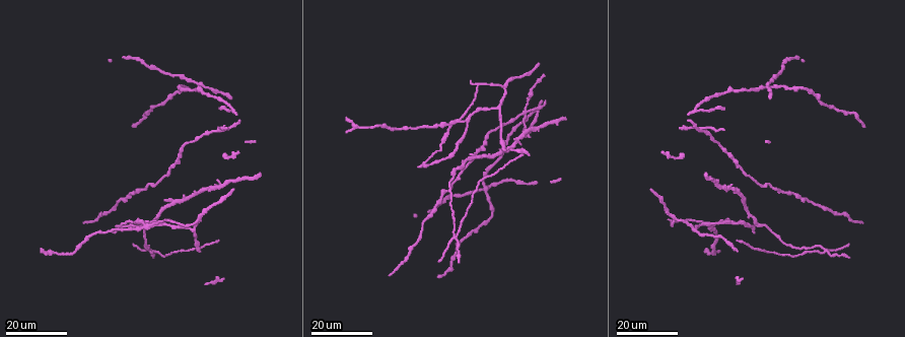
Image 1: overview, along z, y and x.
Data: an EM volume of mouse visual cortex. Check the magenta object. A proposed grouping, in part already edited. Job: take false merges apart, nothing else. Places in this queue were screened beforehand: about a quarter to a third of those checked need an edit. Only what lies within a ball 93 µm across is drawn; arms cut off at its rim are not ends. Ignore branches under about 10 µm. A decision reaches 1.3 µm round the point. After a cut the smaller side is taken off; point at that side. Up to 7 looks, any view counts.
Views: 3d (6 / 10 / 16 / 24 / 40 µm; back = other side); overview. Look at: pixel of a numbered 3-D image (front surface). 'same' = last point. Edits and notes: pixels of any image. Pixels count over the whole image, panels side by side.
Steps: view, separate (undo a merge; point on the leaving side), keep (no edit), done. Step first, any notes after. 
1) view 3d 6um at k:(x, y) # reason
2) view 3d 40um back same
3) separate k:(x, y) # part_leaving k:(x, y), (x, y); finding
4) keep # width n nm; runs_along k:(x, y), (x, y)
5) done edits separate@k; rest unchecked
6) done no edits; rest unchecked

view 3d 24um at 1:(709, 224) # calibre changes

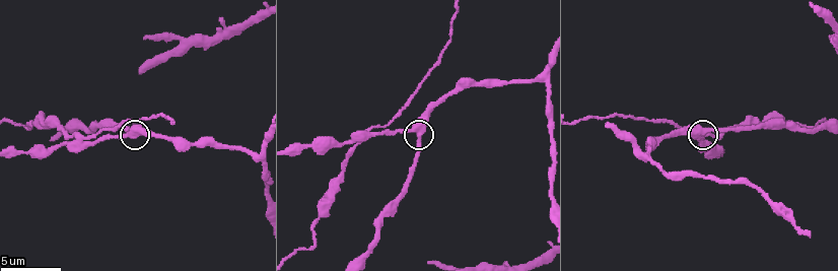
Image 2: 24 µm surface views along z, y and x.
view 3d 10um at 2:(419, 140) # closer look

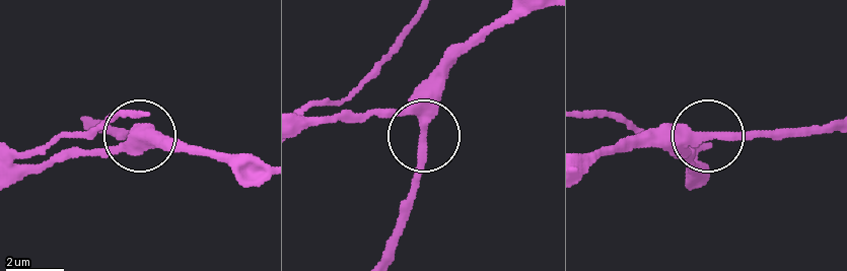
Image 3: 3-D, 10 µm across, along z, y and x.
view 3d 10um back at 3:(425, 132)

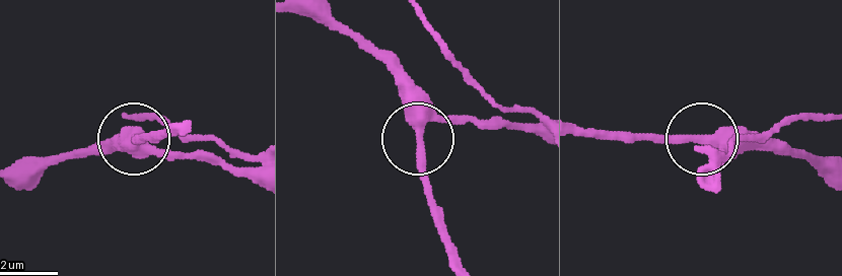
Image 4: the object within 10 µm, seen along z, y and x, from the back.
keep # one cell here

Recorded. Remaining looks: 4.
view 3d 6um at 2:(350, 143) # thin arm on a thick one

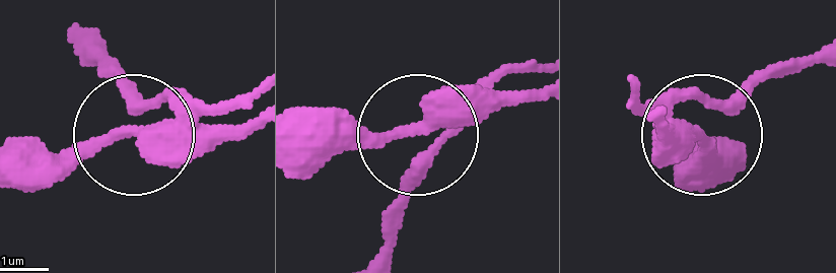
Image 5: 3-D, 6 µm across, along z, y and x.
view 3d 6um back at 5:(134, 132)

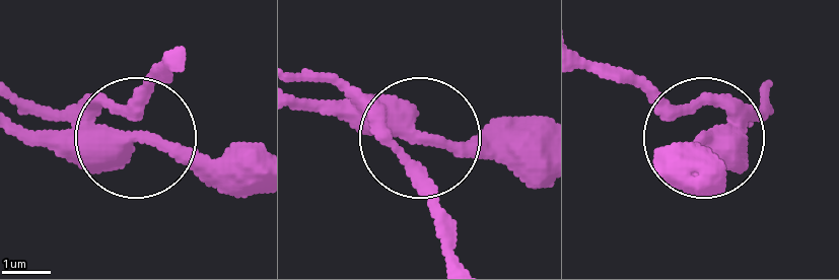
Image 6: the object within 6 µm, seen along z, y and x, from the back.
keep # side_arm 20 um; arms 3; all the same cell

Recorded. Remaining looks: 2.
view 3d 24um at 1:(453, 173) # four arms meet

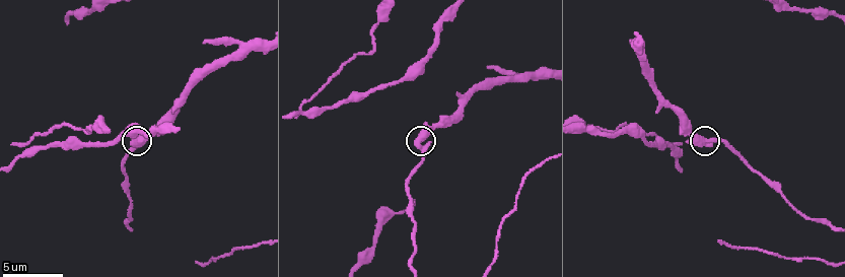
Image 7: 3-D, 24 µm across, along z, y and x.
view 3d 6um at 7:(699, 139)

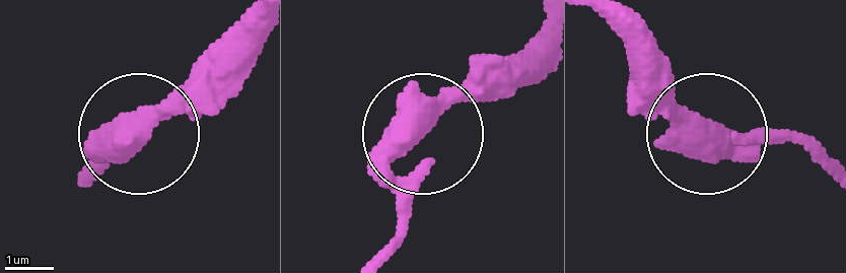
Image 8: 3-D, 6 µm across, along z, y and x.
separate 8:(386, 252) # part_leaving 8:(759, 134), (803, 138), (828, 158); two cells meet here

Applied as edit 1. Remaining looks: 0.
done edits separate@8; rest unchecked

